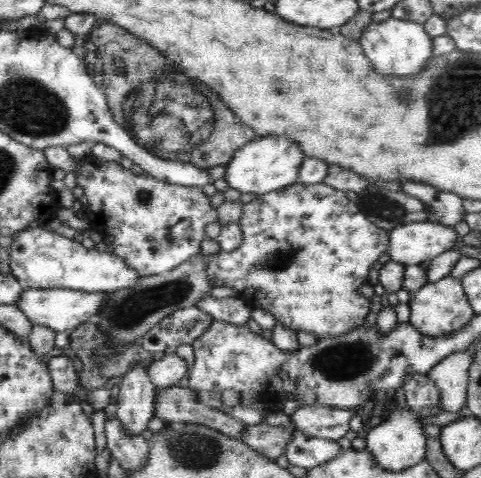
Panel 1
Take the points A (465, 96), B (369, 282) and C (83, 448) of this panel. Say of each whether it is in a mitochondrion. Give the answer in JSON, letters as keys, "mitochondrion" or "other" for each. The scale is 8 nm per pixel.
{"A":"mitochondrion","B":"other","C":"other"}

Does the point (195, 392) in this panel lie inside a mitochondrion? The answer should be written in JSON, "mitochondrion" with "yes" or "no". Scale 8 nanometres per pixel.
{"mitochondrion":"no"}

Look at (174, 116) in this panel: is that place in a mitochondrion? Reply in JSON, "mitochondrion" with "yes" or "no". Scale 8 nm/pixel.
{"mitochondrion":"yes"}

